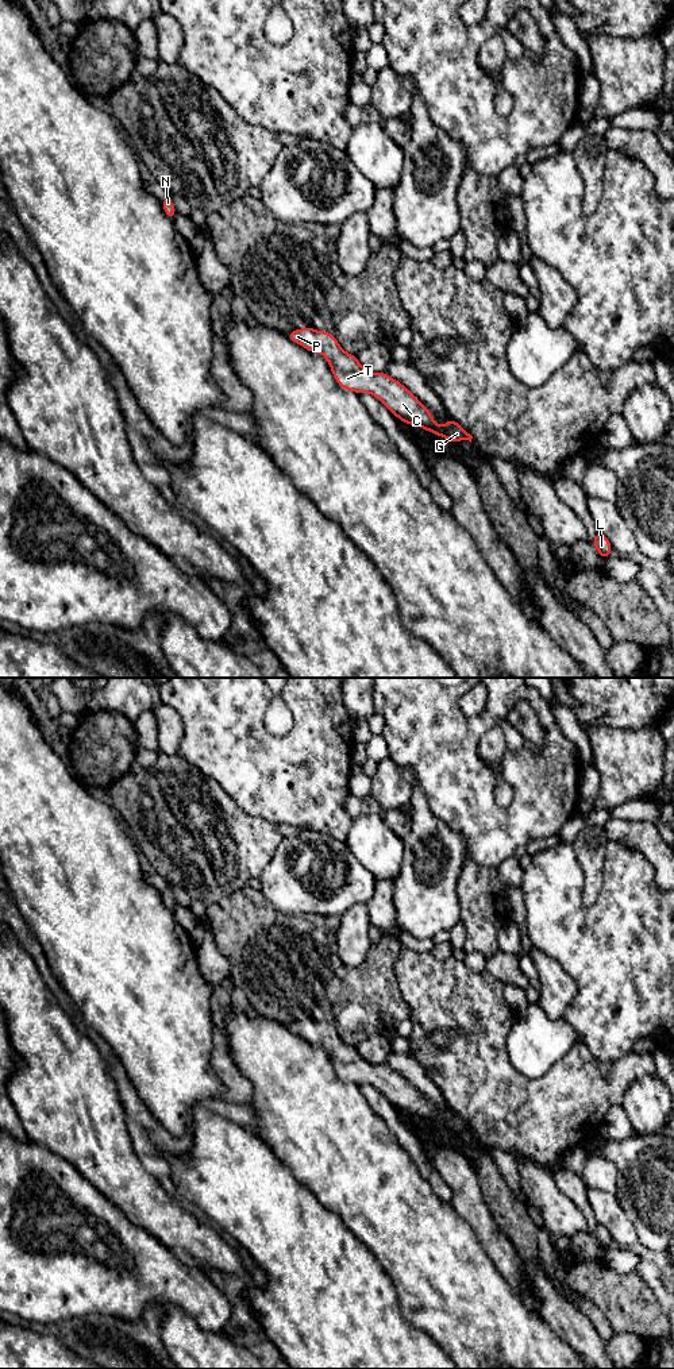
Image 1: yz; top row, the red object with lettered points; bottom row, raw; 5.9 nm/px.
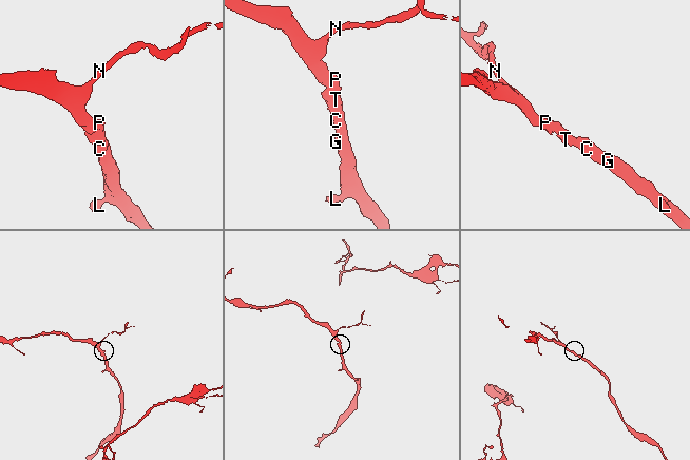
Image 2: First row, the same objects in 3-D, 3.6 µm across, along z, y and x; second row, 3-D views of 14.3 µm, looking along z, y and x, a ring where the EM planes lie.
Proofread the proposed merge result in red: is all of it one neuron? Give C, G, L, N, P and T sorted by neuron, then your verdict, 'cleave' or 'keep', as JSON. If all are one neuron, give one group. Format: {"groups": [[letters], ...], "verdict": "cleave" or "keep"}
{"groups": [["C", "G", "L", "N", "P", "T"]], "verdict": "keep"}

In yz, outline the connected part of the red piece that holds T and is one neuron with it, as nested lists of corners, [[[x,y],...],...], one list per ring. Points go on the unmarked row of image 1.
[[[307,1017],[303,1021],[293,1021],[286,1027],[303,1037],[312,1045],[320,1044],[328,1053],[336,1075],[359,1087],[371,1084],[398,1111],[408,1117],[419,1117],[435,1127],[446,1129],[452,1134],[469,1131],[473,1127],[455,1111],[448,1110],[443,1118],[438,1118],[432,1104],[398,1072],[390,1069],[385,1063],[370,1064],[357,1050],[357,1046],[347,1045],[336,1029],[327,1022],[315,1022]]]

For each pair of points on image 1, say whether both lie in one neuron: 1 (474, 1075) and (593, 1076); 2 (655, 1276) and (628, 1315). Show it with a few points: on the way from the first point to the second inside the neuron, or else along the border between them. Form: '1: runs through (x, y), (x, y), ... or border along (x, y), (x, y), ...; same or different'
1: runs through (504, 1090), (563, 1090); same
2: border along (636, 1271), (659, 1306); different

